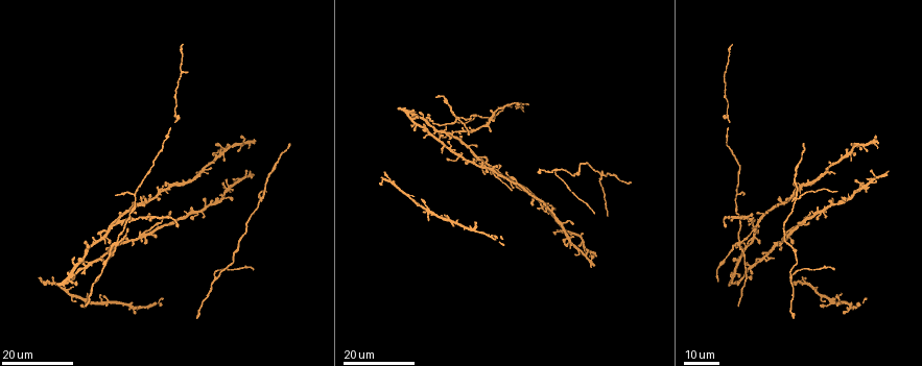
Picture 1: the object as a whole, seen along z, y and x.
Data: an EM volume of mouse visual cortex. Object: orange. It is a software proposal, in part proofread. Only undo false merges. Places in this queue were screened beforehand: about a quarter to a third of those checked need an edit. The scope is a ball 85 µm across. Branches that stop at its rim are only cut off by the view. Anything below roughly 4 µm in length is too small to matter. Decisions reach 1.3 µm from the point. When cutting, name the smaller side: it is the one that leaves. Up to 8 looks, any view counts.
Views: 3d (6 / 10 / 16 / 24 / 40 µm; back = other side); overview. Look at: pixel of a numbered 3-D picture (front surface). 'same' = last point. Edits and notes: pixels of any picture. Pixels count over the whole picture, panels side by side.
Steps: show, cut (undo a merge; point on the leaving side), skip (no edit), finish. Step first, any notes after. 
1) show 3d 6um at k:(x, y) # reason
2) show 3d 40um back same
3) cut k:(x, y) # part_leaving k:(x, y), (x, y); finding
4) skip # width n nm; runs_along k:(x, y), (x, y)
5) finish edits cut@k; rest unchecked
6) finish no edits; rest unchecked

show 3d 24um at 1:(458, 158) # four arms meet

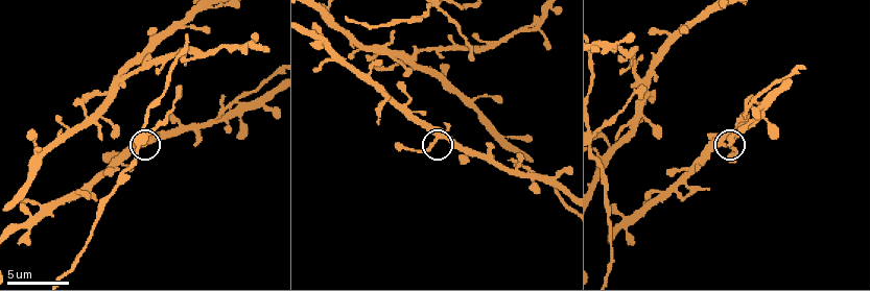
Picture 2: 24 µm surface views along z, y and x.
show 3d 6um at 2:(723, 143)

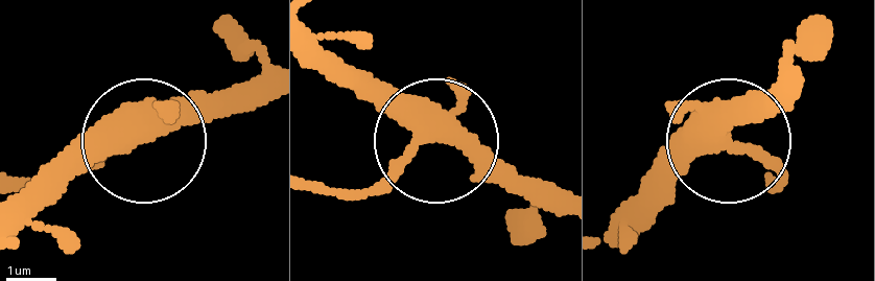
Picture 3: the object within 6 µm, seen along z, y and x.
skip # runs_along 3:(317, 45), (422, 140), (368, 190), (334, 194); one neuron here

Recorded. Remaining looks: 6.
show 3d 10um at 2:(144, 130) # a fork

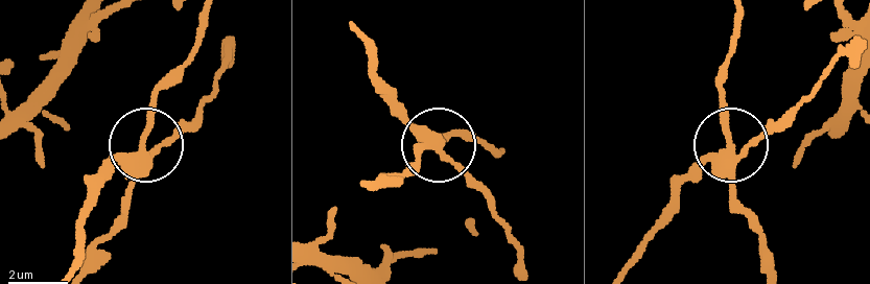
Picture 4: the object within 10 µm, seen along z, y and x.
cut 4:(107, 171) # arms 3; two neurons meet here

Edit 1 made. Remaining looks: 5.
show overview

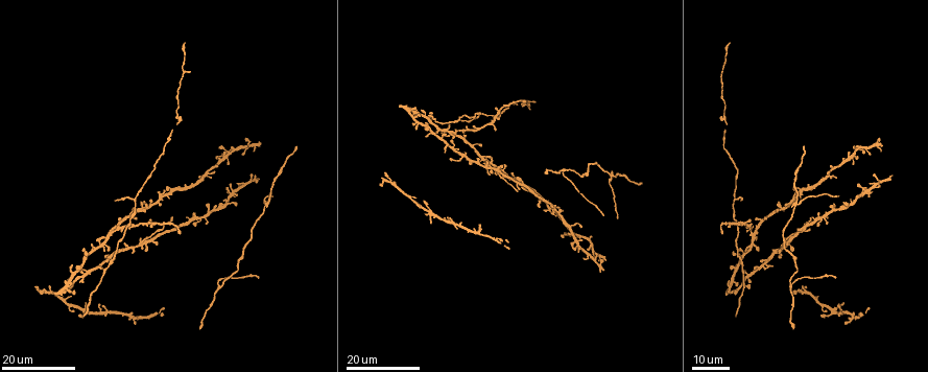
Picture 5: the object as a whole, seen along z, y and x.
show 3d 24um at 5:(132, 198) # three-way junction

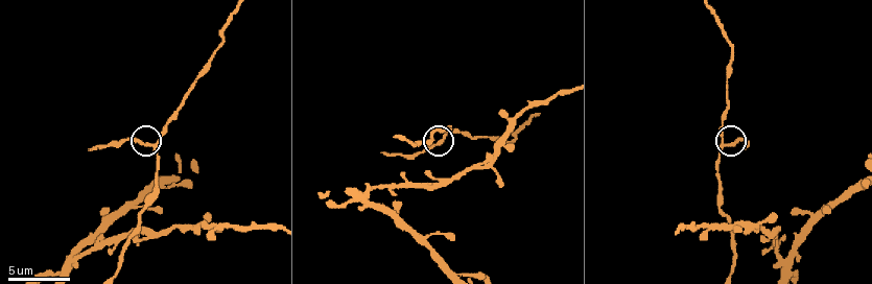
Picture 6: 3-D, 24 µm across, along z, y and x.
show 3d 10um at 6:(723, 146) # zoom in

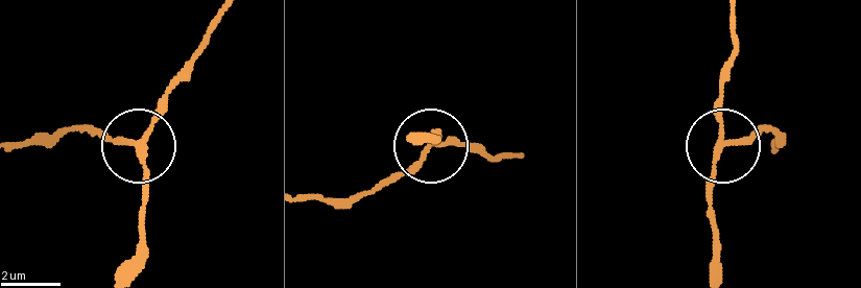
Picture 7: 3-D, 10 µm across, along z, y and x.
skip # side_arm 6 um; arms 3; one neuron here

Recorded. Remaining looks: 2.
show 3d 6um at 6:(765, 240)

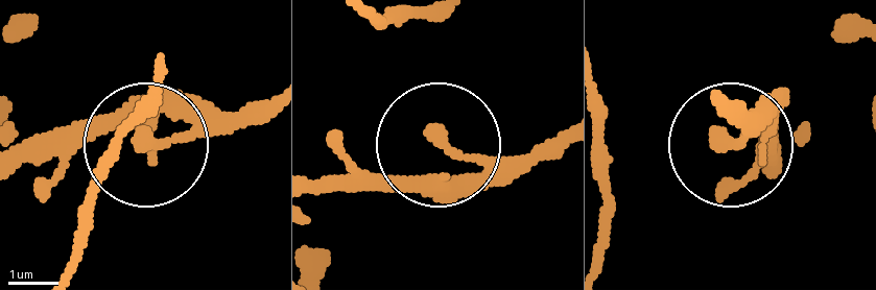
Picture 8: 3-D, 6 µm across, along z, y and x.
skip # side_arm 19 um; runs_along 8:(320, 186), (420, 186), (452, 152), (552, 161); continuous, no second neuron

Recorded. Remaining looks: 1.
finish edits cut@4; rest unchecked

